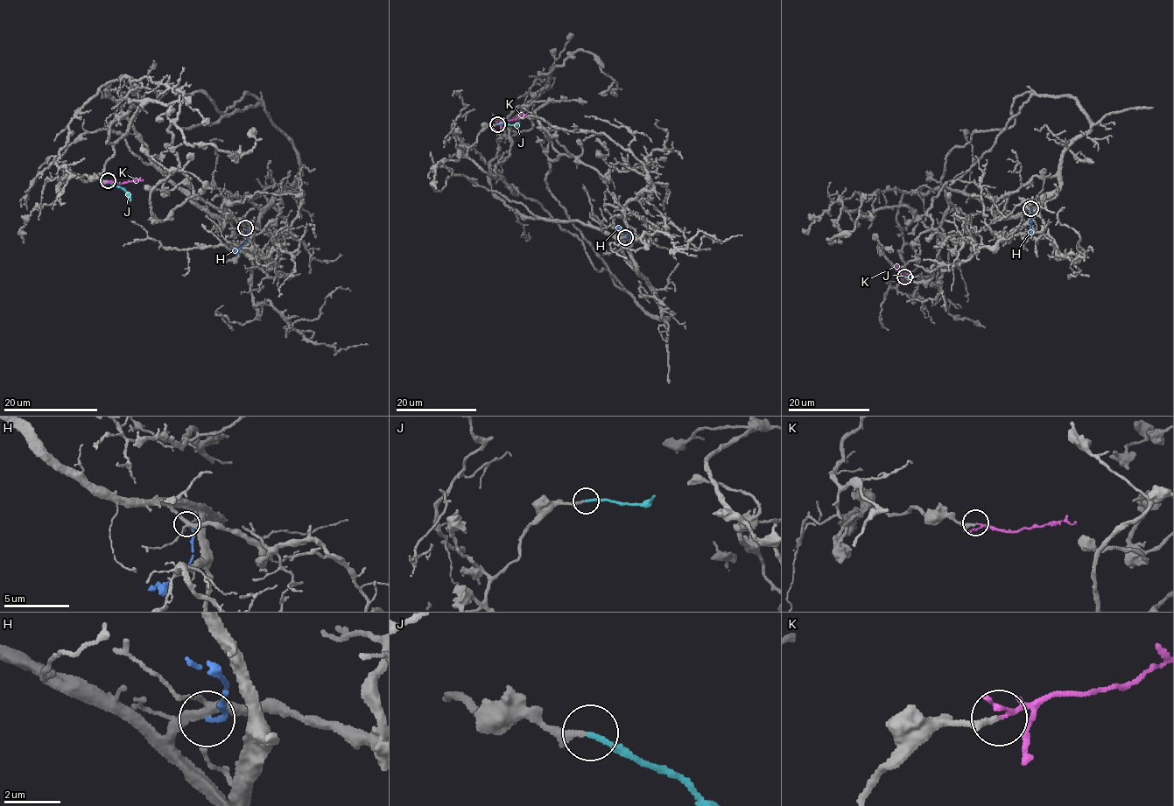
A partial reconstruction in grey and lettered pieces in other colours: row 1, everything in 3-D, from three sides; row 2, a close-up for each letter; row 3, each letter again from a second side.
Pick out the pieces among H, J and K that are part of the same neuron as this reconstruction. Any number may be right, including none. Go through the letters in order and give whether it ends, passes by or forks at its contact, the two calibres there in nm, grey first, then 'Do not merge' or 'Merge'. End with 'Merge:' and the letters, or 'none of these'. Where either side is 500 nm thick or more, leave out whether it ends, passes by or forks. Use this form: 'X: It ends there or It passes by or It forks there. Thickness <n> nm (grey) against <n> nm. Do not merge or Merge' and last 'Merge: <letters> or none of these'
H: It ends there. Thickness 280 nm (grey) against 140 nm. Do not merge
J: It ends there. Thickness 240 nm (grey) against 200 nm. Merge
K: It passes by. Thickness 240 nm (grey) against 110 nm. Do not merge
Merge: J

